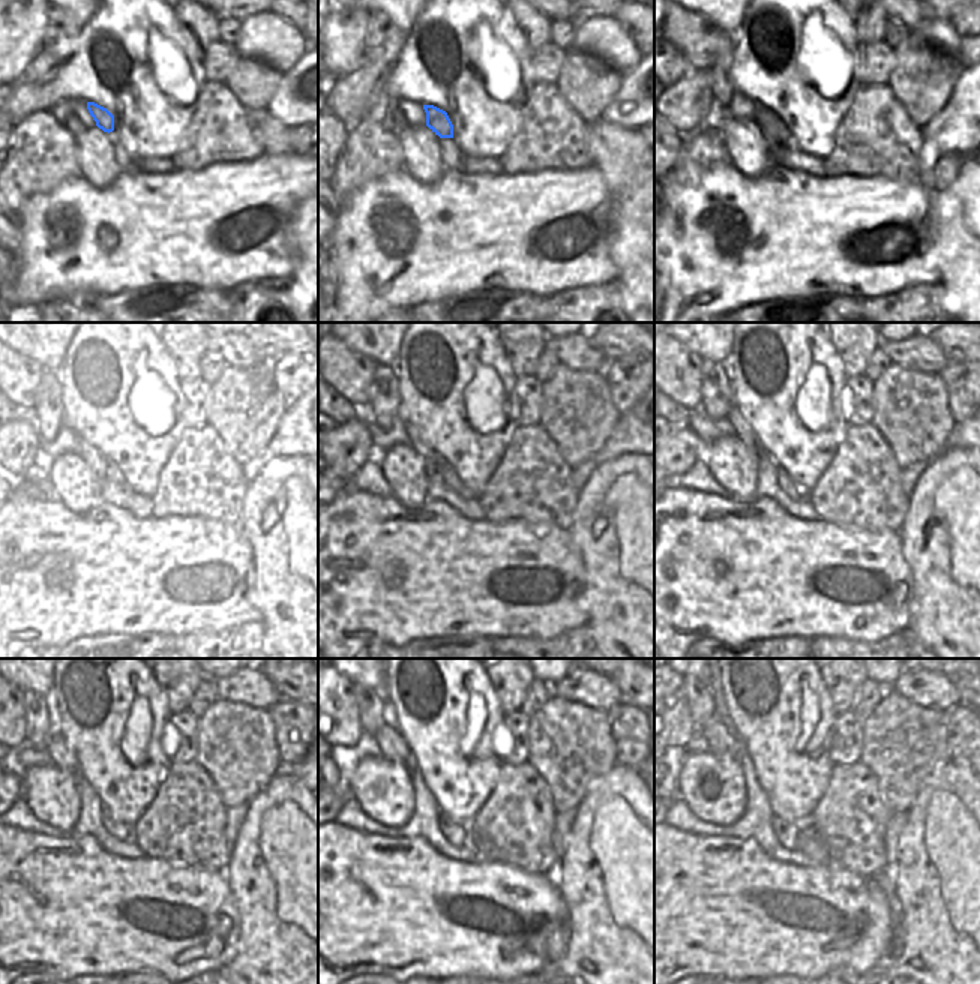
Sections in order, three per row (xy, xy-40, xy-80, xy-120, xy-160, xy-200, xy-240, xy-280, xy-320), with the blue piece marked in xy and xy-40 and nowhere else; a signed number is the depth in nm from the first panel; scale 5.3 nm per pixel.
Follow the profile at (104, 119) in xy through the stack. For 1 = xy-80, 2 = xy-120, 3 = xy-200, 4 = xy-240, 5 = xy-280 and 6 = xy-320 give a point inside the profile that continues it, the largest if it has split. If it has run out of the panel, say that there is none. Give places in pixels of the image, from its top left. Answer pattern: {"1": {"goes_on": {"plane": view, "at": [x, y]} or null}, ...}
{"1": {"goes_on": {"plane": "xy-80", "at": [775, 131]}}, "2": {"goes_on": {"plane": "xy-120", "at": [108, 468]}}, "3": {"goes_on": {"plane": "xy-200", "at": [797, 492]}}, "4": {"goes_on": {"plane": "xy-240", "at": [119, 830]}}, "5": {"goes_on": {"plane": "xy-280", "at": [455, 834]}}, "6": {"goes_on": {"plane": "xy-320", "at": [787, 833]}}}

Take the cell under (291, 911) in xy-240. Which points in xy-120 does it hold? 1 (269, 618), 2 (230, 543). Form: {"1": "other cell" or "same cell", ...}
{"1": "same cell", "2": "other cell"}

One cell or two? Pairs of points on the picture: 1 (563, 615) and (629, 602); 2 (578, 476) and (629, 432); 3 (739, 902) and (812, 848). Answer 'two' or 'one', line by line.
1: two
2: one
3: two

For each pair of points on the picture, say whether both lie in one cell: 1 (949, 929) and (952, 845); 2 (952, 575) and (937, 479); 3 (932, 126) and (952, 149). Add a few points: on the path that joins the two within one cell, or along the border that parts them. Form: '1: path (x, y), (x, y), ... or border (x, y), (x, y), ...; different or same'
1: path (952, 908), (952, 866); same
2: path (952, 551), (952, 503); same
3: border (964, 119), (955, 119), (937, 134), (925, 138); different

